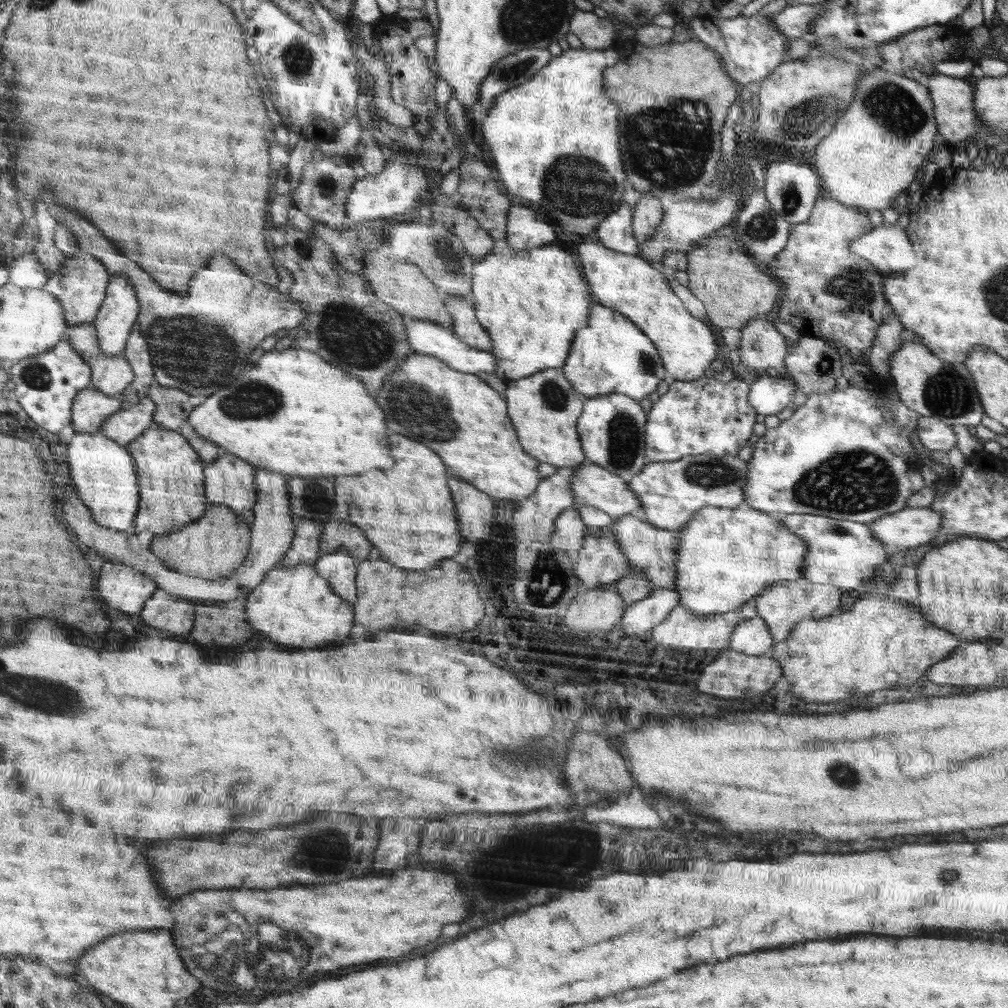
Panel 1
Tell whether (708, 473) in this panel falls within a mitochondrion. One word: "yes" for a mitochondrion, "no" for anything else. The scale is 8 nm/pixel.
yes

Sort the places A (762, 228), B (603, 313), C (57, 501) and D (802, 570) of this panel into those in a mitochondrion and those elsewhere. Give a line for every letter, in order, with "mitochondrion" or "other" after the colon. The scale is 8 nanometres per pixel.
A: mitochondrion
B: other
C: other
D: other

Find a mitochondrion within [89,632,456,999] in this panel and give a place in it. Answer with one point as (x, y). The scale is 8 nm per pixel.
(268, 950)

